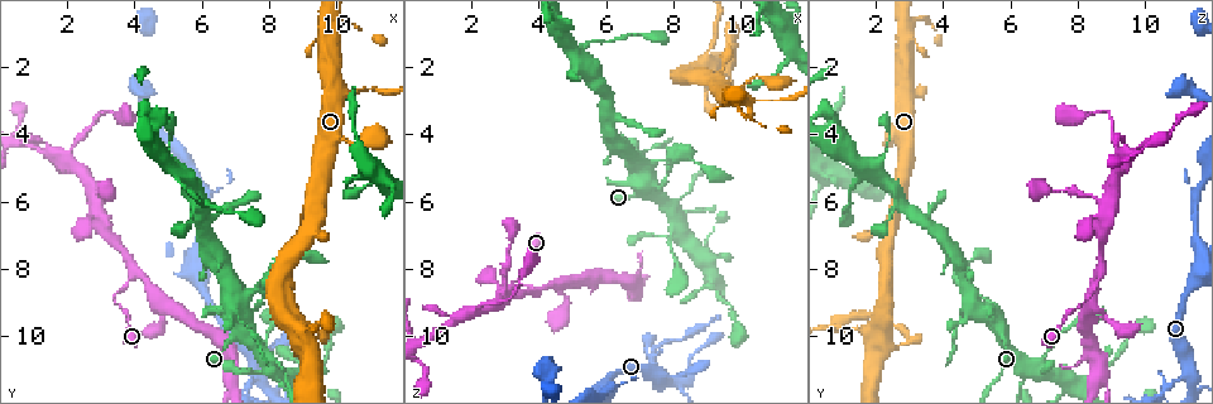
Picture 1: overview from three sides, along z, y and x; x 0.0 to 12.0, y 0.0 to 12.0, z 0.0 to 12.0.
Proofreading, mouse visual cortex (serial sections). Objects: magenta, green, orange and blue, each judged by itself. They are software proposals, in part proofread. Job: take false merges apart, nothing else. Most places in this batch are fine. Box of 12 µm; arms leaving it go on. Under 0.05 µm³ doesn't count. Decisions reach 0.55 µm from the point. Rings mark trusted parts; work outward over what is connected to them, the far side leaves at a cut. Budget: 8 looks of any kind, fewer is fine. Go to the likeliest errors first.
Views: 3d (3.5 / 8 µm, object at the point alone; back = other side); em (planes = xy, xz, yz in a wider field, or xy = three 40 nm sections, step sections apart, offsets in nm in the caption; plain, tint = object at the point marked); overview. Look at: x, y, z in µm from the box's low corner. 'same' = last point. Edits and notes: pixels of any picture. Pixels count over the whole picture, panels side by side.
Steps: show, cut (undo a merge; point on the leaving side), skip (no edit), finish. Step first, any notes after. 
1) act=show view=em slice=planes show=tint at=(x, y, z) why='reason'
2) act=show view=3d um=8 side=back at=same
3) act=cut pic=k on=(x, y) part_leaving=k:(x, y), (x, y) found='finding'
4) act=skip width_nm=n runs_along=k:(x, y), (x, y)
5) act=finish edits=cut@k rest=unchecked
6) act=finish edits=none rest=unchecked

act=show view=3d um=3.5 at=(4.0, 8.1, 8.8) why='sharp bend'

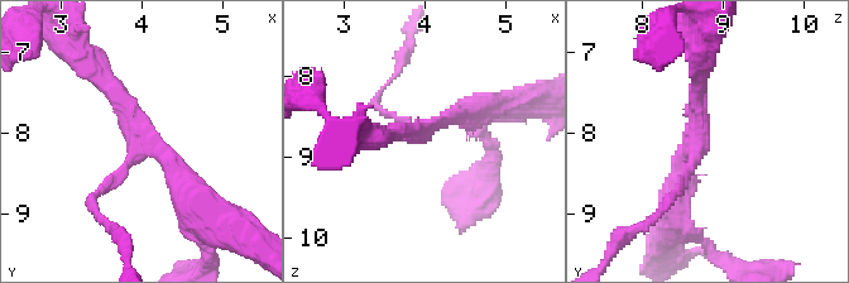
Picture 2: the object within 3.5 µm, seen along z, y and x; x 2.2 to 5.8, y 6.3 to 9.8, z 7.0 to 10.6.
act=show view=em slice=xy step=5 show=tint at=(3.95, 8.15, 8.70) arms=3 arm_widths_nm=100,250,300 why='need the tissue'

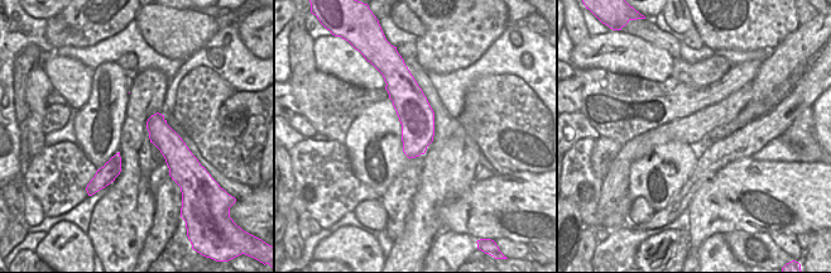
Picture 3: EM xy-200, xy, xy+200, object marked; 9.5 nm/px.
act=skip width_nm=340 runs_along=2:(667, 202), (696, 159), (699, 75) found='continuous, no second cell'

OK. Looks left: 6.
act=show view=3d um=3.5 at=(7.4, 11.3, 10.9) why='sudden change in width'

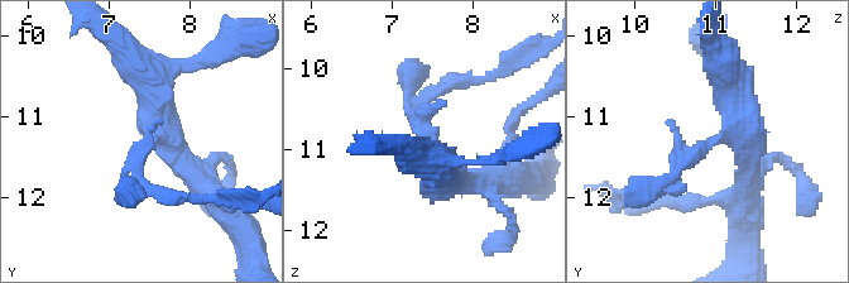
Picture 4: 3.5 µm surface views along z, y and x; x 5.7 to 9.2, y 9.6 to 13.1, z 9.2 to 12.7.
act=show view=em slice=xy step=3 show=tint at=(7.50, 11.35, 10.90)

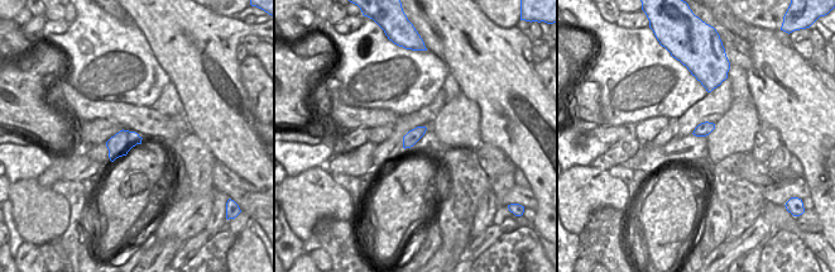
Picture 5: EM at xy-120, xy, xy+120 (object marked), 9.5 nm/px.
act=skip runs_along=4:(729, 80), (737, 121), (656, 196) found='all the same cell'

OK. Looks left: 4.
act=show view=3d um=3.5 at=(9.6, 10.8, 9.0)

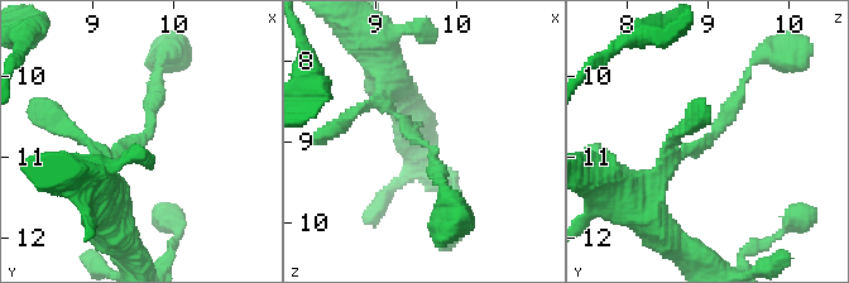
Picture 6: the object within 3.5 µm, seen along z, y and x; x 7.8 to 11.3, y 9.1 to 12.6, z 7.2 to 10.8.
act=show view=em slice=xy step=3 show=tint at=(9.65, 10.80, 9.05) why='now the EM'

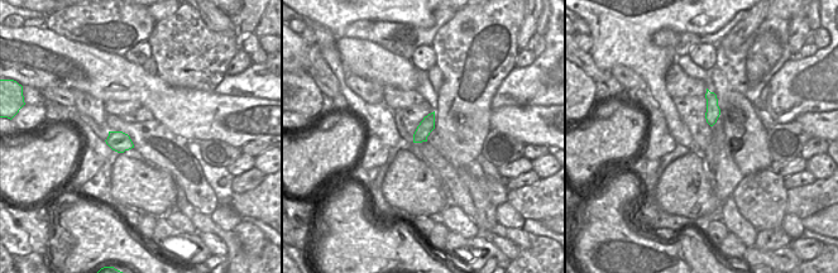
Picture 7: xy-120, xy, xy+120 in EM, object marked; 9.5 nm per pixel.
act=skip arm_widths_nm=150,200 runs_along=6:(657, 178), (703, 147), (748, 70) found='one cell here'

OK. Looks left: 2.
act=finish edits=none rest=unchecked

